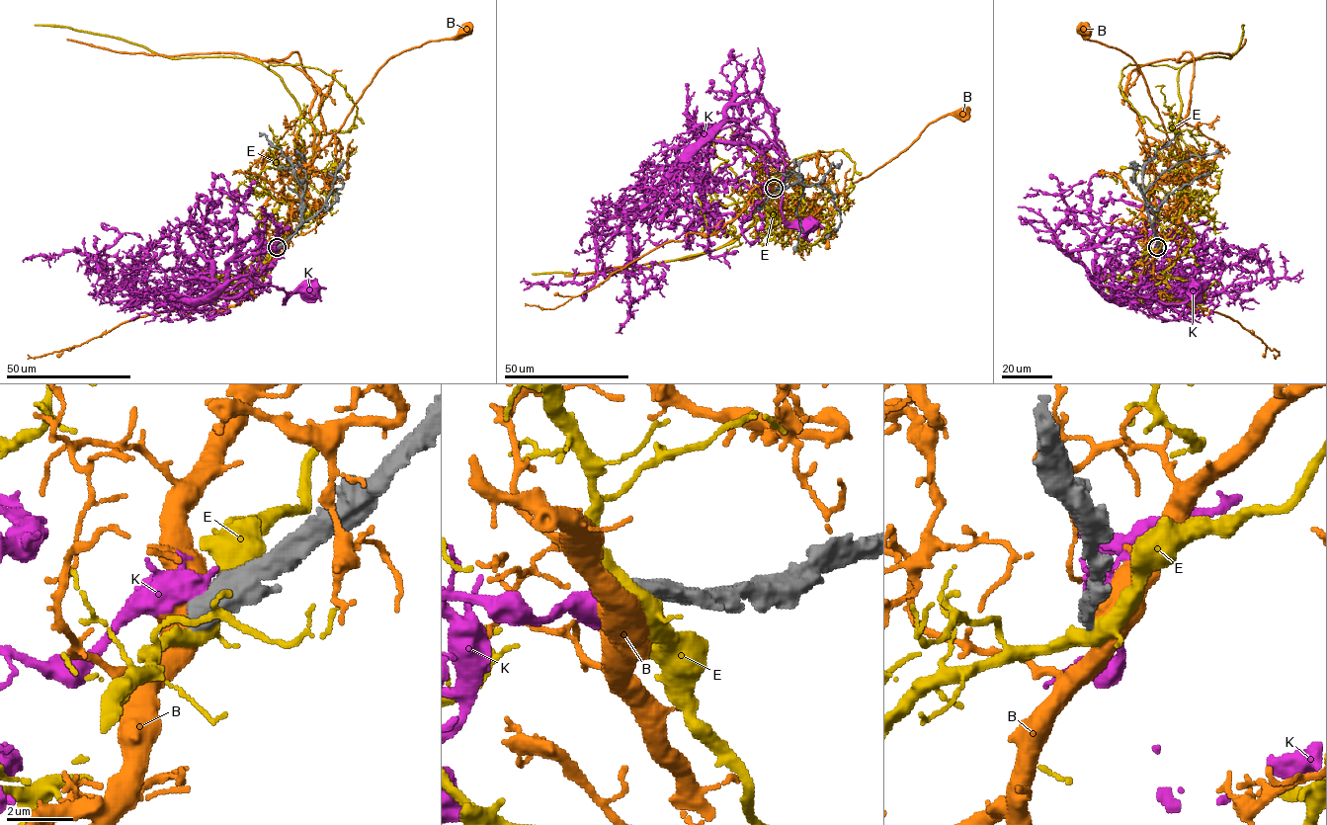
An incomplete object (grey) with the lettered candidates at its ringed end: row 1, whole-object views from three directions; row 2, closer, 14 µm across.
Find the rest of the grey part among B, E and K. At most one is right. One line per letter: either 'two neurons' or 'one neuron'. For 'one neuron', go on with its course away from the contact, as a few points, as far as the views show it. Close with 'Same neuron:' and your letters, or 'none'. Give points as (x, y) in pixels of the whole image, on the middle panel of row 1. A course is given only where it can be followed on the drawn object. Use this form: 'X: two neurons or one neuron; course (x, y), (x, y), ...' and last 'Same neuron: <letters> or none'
B: two neurons
E: two neurons
K: two neurons
Same neuron: none

